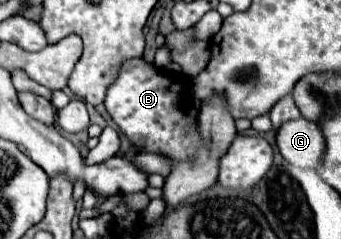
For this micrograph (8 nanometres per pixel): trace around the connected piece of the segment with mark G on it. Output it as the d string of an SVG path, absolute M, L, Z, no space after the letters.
M299 118L289 120L277 128L277 148L281 156L301 168L317 168L325 152L325 140L315 122Z

